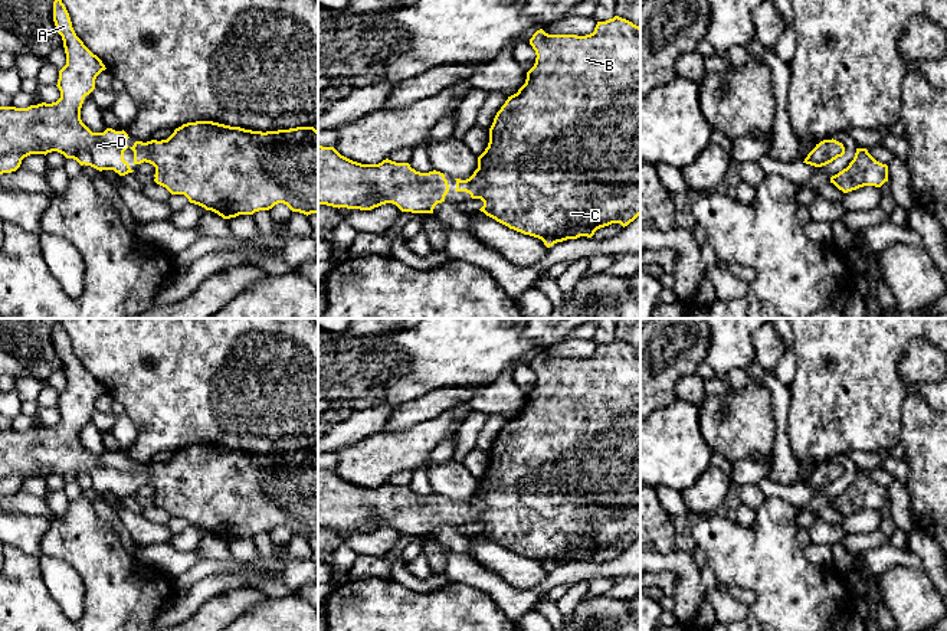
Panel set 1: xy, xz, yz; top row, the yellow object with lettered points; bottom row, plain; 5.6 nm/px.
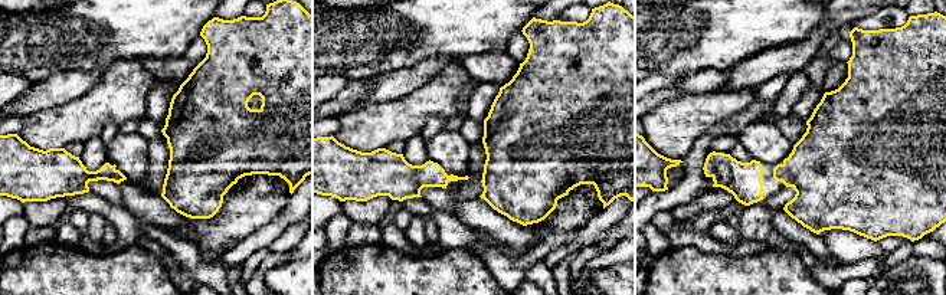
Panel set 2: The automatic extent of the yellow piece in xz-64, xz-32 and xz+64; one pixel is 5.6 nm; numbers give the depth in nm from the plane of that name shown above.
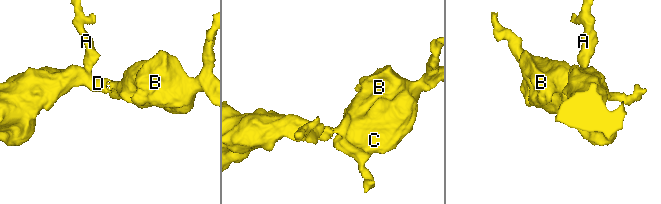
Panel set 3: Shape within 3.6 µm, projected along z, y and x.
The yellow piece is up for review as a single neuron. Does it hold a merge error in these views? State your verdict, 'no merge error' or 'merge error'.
no merge error

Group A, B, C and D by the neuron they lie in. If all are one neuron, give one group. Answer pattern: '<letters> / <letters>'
A B C D

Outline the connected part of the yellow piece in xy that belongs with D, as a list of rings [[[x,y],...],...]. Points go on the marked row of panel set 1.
[[[62,0],[53,1],[53,22],[62,36],[66,53],[66,65],[59,71],[58,88],[60,98],[52,104],[37,104],[27,108],[0,107],[0,174],[16,171],[22,160],[30,154],[47,154],[58,151],[66,158],[76,160],[81,166],[91,166],[99,171],[114,170],[119,176],[134,170],[124,160],[128,146],[128,134],[107,128],[104,133],[92,133],[81,120],[81,108],[86,95],[95,89],[96,76],[105,71],[102,61],[94,55],[76,36],[69,13]]]

